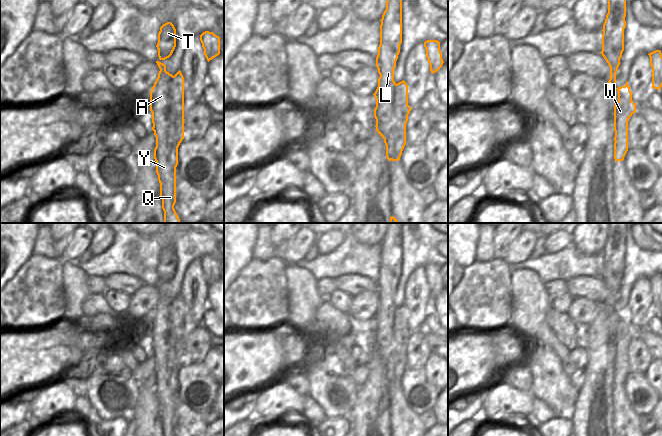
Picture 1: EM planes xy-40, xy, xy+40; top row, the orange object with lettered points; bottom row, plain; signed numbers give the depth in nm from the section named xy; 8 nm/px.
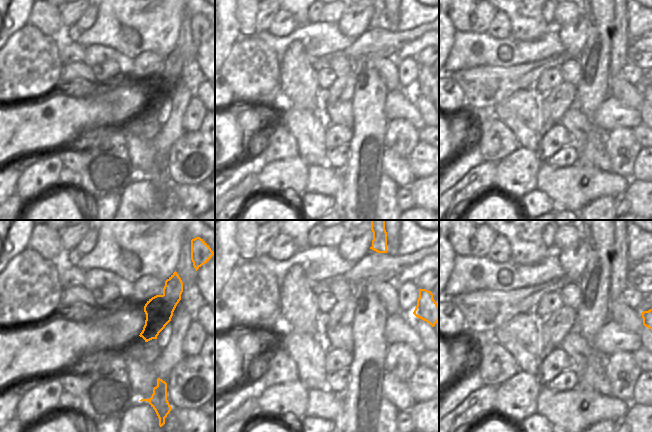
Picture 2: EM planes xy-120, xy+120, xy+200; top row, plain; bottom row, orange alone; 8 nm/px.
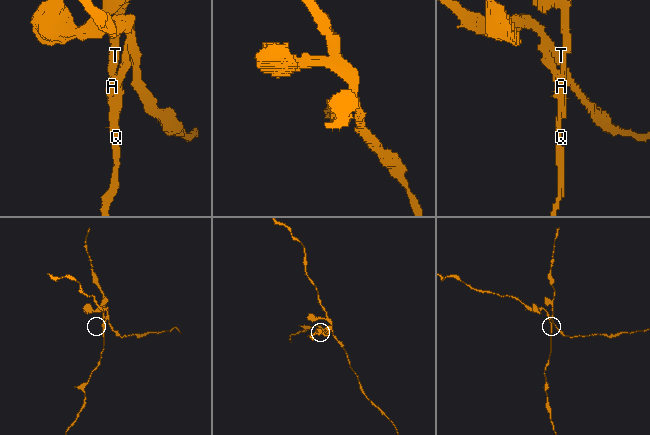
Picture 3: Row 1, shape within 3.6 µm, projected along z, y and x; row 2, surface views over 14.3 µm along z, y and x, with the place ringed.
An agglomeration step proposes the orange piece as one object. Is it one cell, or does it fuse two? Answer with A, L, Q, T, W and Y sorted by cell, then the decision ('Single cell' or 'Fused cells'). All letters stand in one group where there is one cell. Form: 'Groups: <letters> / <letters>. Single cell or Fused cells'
Groups: A L Q T Y / W. Fused cells.

